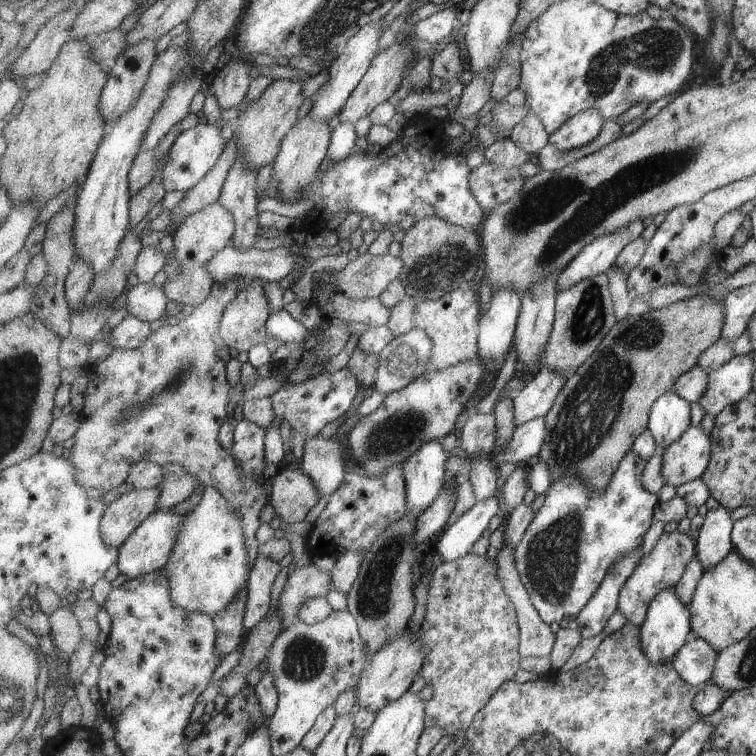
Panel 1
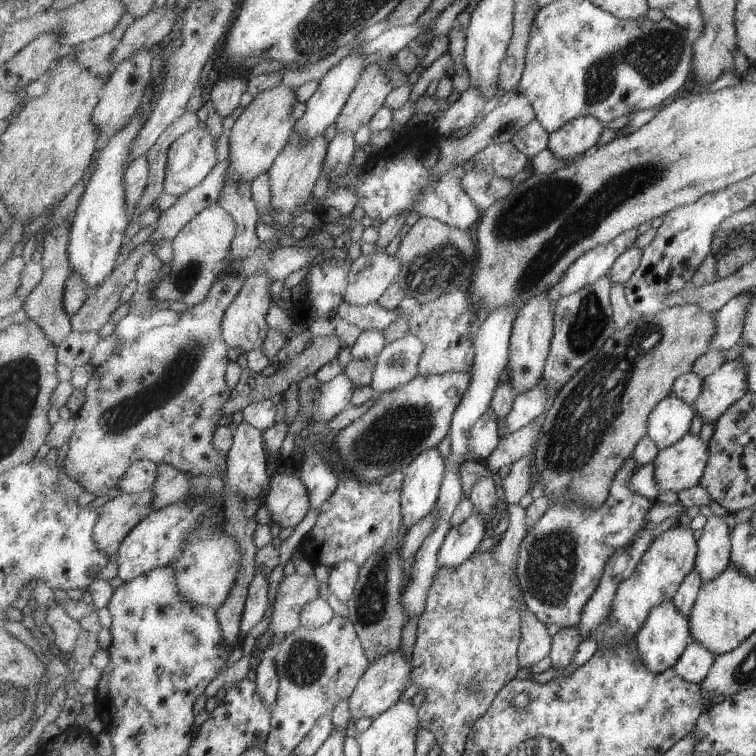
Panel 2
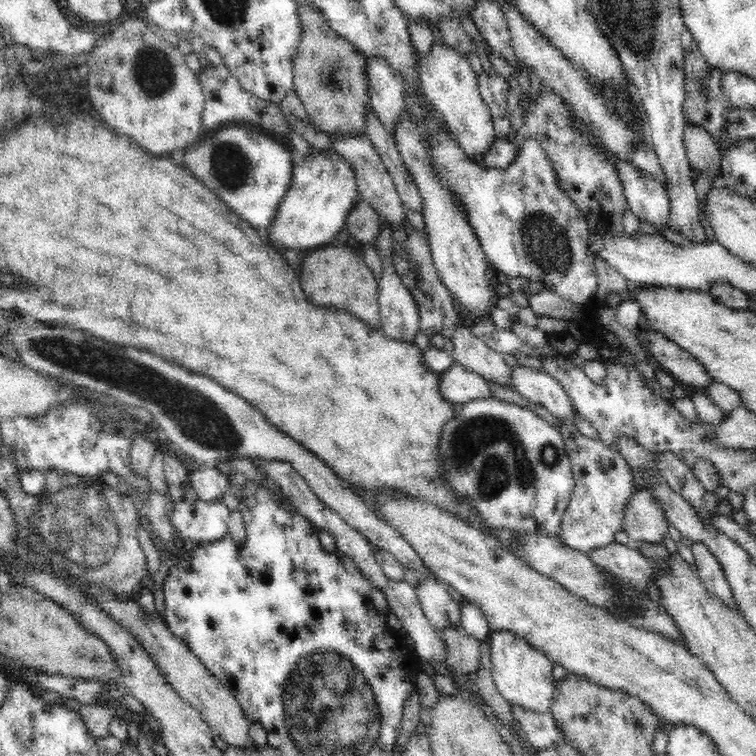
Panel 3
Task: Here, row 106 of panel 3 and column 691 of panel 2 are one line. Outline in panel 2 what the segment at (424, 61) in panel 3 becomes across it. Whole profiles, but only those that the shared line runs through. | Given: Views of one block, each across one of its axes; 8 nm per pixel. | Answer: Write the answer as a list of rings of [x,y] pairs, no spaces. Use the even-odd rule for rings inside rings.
[[[699,435],[684,436],[677,444],[660,449],[655,465],[655,478],[660,493],[686,491],[702,482],[710,457],[710,445]]]

